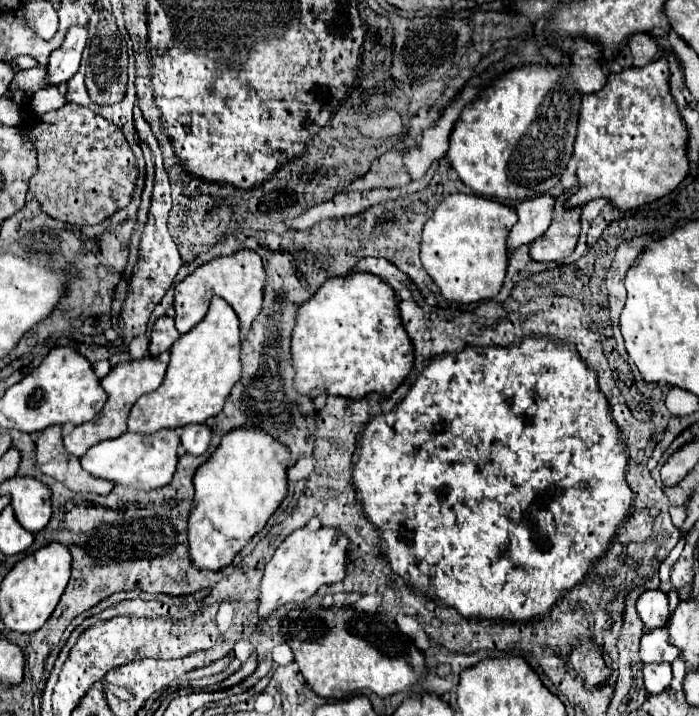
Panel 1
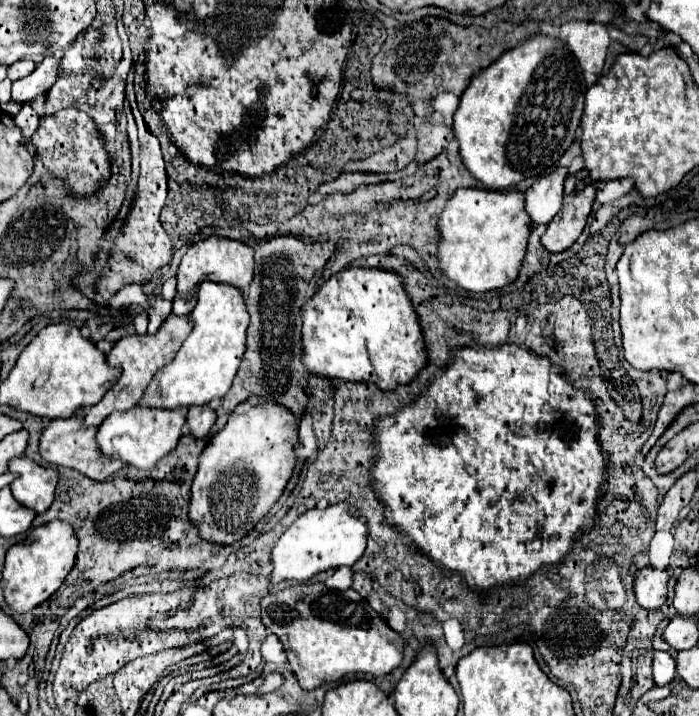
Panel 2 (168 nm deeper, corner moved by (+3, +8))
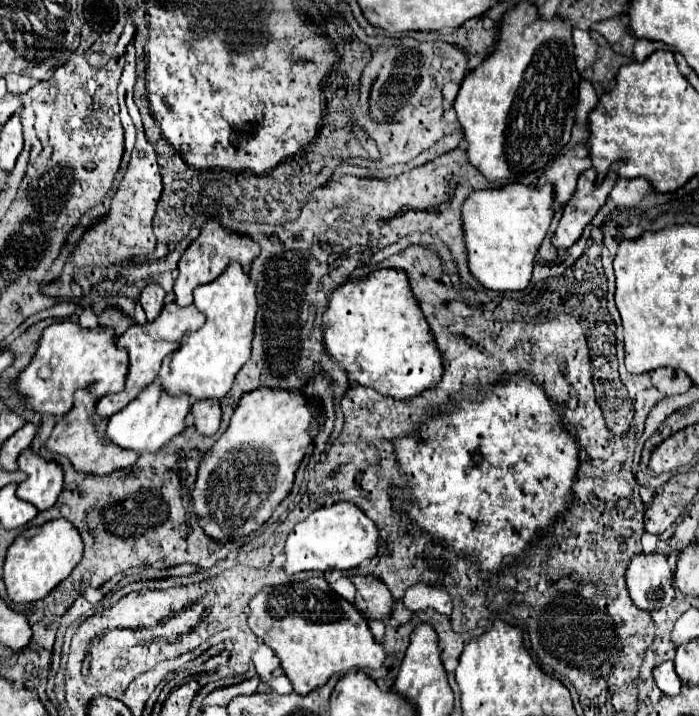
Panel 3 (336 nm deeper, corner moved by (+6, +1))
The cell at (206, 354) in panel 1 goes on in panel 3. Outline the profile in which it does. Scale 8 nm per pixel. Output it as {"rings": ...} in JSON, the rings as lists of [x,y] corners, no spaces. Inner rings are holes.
{"rings":[[[230,263],[218,279],[196,287],[194,305],[206,315],[206,323],[182,339],[180,349],[162,363],[158,377],[162,381],[162,389],[172,397],[188,395],[190,401],[222,399],[230,391],[240,367],[250,357],[256,317],[256,287],[238,263]]]}

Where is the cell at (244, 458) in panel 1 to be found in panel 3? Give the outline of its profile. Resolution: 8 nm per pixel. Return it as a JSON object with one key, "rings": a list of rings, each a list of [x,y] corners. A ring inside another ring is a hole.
{"rings":[[[262,387],[244,395],[226,433],[210,447],[198,467],[192,503],[204,533],[226,543],[258,531],[290,493],[294,473],[320,425],[318,405],[308,401],[302,391]]]}

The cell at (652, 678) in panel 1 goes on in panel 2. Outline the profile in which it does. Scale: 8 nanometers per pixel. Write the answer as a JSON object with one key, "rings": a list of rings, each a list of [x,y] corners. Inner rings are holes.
{"rings":[[[655,650],[653,656],[653,676],[657,686],[665,686],[675,678],[675,658],[669,652]]]}

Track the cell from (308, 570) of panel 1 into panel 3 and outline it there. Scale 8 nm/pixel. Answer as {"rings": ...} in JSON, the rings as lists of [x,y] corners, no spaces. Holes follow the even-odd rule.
{"rings":[[[340,501],[332,507],[312,511],[304,521],[296,523],[286,539],[284,573],[294,575],[300,571],[328,571],[328,569],[356,569],[378,551],[376,525],[352,503]]]}

